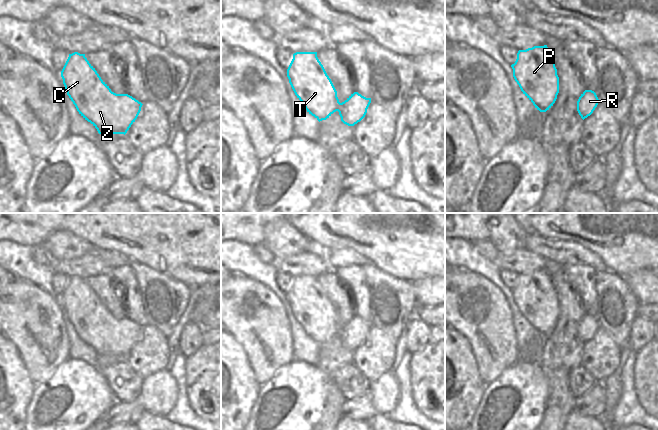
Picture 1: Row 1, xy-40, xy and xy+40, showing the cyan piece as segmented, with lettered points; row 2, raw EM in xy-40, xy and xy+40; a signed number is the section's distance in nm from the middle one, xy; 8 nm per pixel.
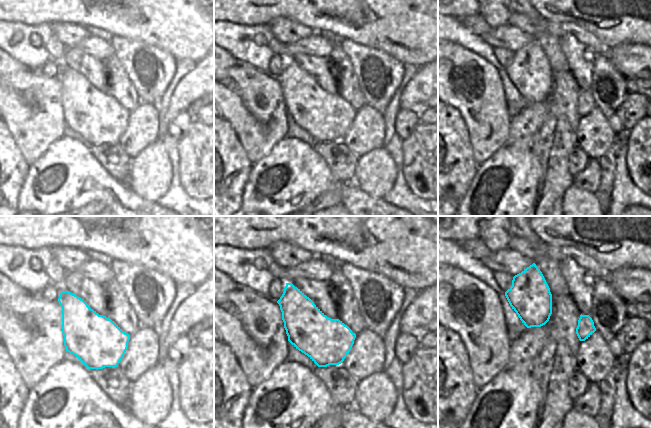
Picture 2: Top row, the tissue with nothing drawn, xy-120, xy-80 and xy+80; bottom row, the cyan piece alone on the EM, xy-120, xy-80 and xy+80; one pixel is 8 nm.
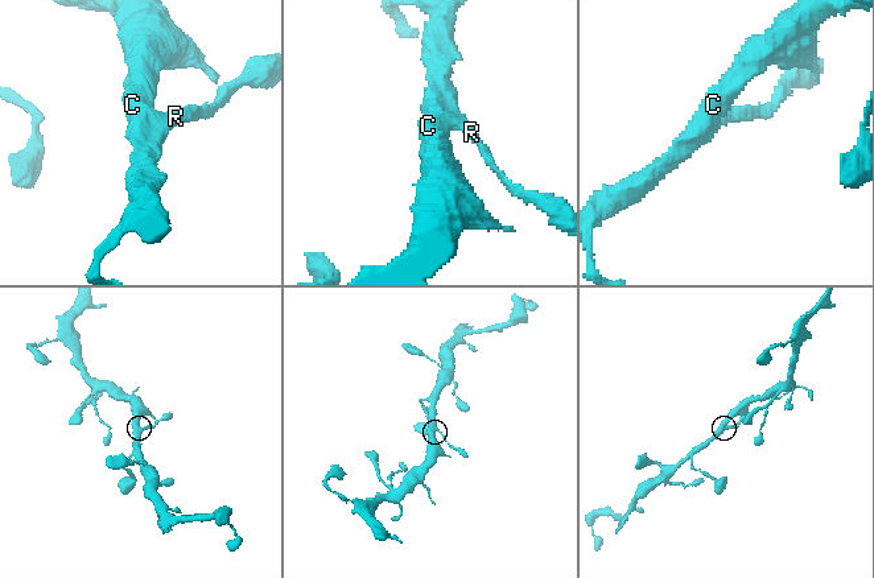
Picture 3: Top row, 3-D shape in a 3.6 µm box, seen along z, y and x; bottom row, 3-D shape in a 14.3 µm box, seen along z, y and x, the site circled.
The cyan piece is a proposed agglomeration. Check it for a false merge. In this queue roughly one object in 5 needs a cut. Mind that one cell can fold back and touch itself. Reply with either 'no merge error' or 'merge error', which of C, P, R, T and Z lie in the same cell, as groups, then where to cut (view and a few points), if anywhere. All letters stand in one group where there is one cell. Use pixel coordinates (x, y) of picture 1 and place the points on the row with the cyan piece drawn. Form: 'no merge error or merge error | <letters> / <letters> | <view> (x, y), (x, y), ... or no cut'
no merge error | C P R T Z | no cut

